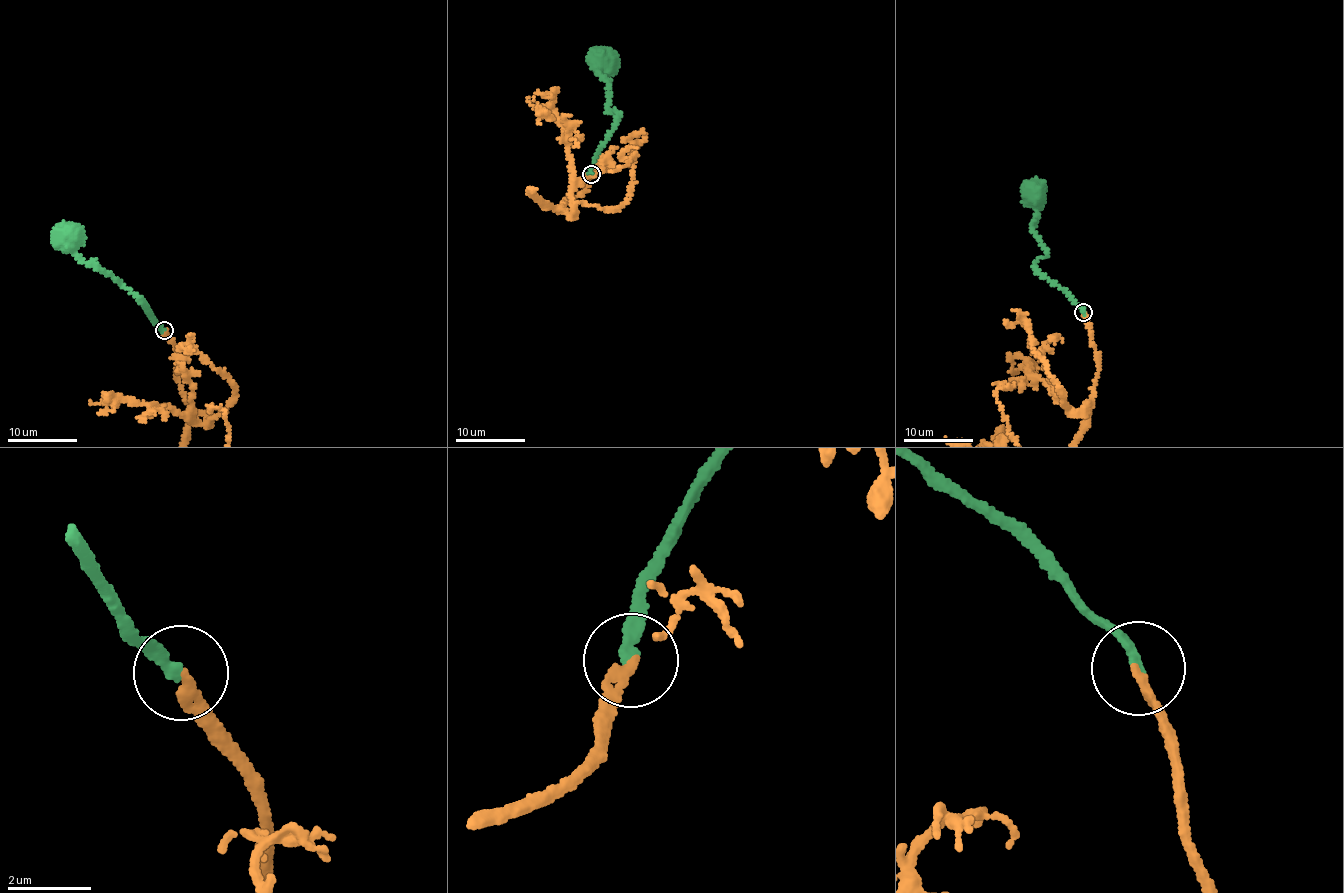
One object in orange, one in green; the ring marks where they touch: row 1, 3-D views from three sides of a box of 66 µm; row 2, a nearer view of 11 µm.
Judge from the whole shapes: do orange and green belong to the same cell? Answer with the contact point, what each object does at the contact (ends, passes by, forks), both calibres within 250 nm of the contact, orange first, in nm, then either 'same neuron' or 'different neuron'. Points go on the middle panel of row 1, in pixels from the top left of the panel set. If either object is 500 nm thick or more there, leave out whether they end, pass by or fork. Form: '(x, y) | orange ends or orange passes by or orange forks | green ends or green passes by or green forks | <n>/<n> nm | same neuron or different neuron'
(591, 174) | orange ends | green ends | 240/280 nm | same neuron

